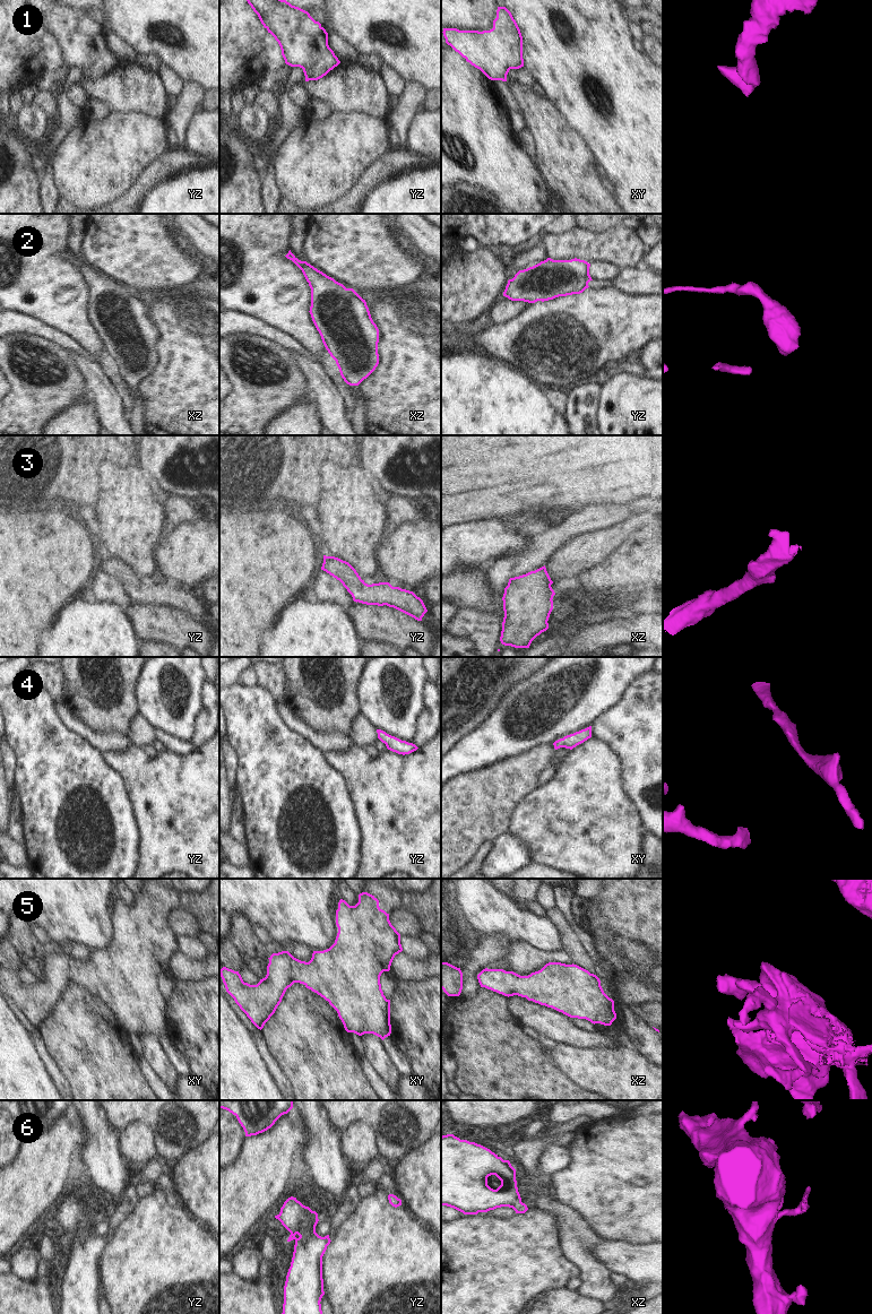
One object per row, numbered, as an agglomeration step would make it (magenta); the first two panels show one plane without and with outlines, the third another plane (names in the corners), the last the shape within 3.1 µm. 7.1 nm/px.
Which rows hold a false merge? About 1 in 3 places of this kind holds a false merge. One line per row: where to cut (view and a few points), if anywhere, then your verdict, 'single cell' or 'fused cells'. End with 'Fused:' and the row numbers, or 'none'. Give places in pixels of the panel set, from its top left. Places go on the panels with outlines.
1: no cut | single cell
2: no cut | single cell
3: no cut | single cell
4: no cut | single cell
5: no cut | single cell
6: no cut | single cell
Fused: none

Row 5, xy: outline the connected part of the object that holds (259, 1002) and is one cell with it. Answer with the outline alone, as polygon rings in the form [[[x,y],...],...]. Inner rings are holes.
[[[368,892],[359,894],[355,906],[339,900],[336,925],[335,943],[327,950],[313,951],[309,962],[294,958],[288,951],[273,953],[268,958],[267,975],[257,985],[244,983],[239,971],[226,967],[219,970],[226,992],[258,1029],[275,1013],[286,989],[300,983],[329,1002],[347,1032],[373,1034],[382,1040],[390,1036],[390,1000],[383,995],[380,976],[390,970],[395,956],[403,951],[400,934],[391,925],[389,914],[379,907],[379,900]]]

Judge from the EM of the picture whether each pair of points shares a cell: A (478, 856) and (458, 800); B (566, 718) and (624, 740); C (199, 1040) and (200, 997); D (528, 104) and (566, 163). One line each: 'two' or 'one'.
A: two
B: two
C: one
D: one

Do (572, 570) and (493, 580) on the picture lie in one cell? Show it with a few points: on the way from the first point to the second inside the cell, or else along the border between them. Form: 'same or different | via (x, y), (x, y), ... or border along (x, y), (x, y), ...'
different | border along (563, 545), (558, 547), (544, 564)

